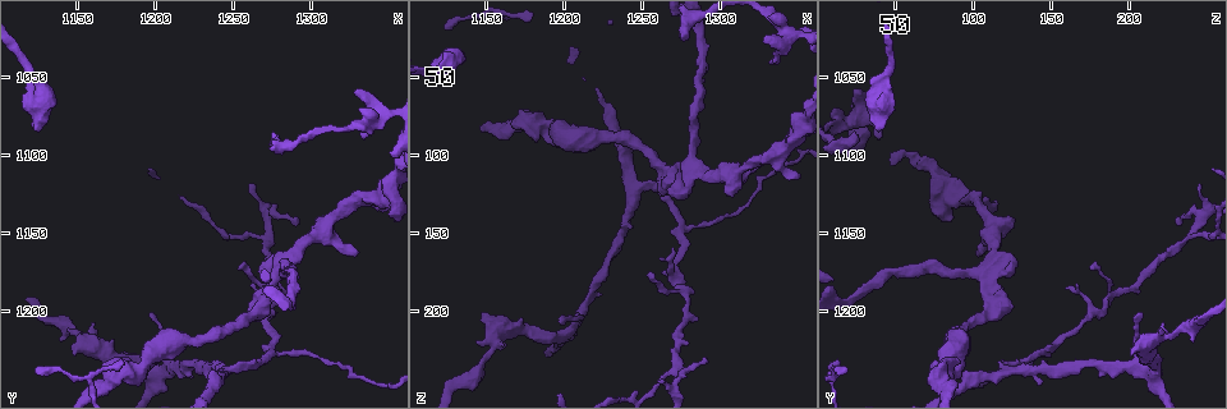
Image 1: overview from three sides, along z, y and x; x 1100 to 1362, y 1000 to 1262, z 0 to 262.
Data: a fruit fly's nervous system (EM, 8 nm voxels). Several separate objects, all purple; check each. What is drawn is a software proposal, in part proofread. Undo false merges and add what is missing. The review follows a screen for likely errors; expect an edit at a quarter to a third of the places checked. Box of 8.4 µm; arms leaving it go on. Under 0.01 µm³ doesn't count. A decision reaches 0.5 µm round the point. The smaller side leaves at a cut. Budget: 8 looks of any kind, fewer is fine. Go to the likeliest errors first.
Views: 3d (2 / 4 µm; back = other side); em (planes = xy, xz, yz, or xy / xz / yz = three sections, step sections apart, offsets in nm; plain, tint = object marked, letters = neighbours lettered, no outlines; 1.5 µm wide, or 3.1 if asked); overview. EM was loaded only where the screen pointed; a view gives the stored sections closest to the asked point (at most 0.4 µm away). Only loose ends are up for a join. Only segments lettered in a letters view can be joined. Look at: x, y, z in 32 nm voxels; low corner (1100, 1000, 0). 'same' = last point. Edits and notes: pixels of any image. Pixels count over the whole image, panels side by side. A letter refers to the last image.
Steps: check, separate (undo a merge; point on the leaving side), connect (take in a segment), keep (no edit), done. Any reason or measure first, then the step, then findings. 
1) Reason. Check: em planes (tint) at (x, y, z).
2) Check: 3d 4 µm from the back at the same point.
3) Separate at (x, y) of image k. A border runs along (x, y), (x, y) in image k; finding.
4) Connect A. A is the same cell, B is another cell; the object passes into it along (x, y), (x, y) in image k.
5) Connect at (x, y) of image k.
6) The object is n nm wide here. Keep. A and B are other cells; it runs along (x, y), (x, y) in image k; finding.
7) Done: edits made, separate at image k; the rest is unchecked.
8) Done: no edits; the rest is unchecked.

Calibre changes. Check: 3d 2 µm at (1120, 1048, 46).

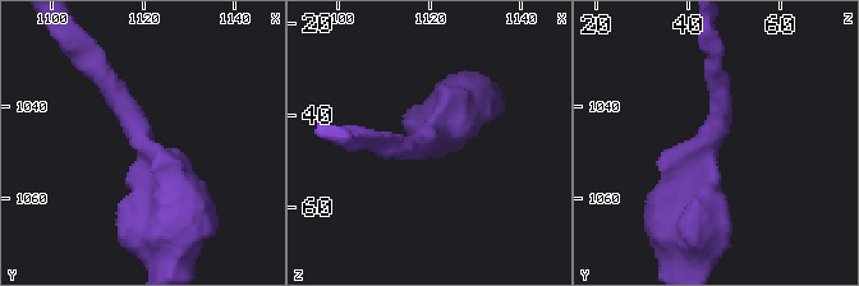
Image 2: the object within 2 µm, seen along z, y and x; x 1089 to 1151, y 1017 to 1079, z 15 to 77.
Shape alone is not enough. Check: em planes (letters) at (1121, 1047, 44).

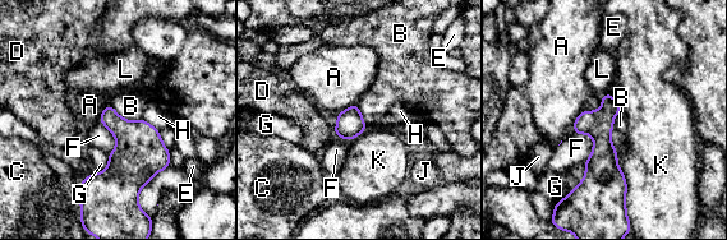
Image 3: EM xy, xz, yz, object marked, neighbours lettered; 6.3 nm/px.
The object is 140 nm wide here. Keep. A, B, C, D, E, F, G, H, J, K and L are other cells; a border runs along (620, 111), (611, 134), (616, 153) in image 3; all the same cell.

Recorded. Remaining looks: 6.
Three-way junction. Check: 3d 2 µm at (1274, 1226, 142).

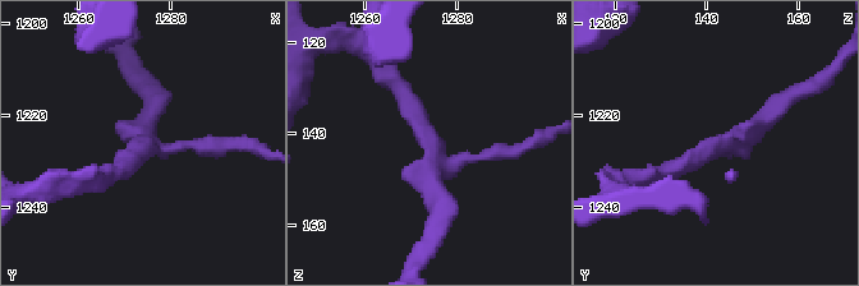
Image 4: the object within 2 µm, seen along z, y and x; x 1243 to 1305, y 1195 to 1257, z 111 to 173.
3 arms meet here. Check: em planes (plain) at (1275, 1227, 142).

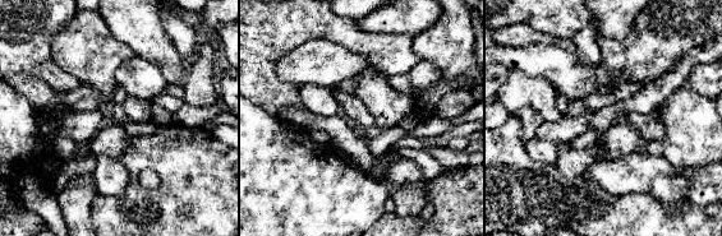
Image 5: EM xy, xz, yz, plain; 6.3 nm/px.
See the neighbours. Check: em planes (letters) at the same point.

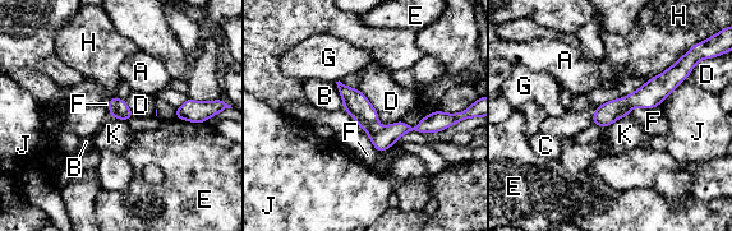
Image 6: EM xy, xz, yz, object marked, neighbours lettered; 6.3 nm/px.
The object is 120 nm wide here. Keep. A, B, C, D, E, F, G, H, J and K are other cells; a border runs along (358, 89), (381, 126), (401, 120) in image 6; one cell here.

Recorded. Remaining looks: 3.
Tapers out. Check: em yz step 8 (tint) at (1288, 1146, 234).

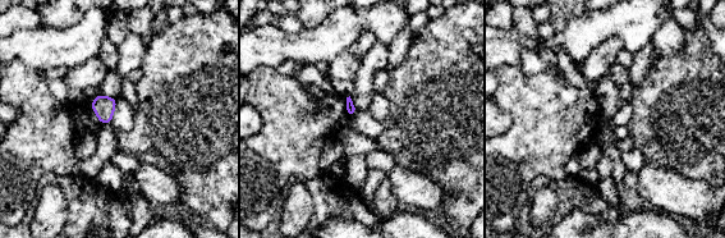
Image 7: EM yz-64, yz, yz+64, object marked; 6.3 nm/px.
Cut it another way. Check: em planes (letters) at the same point.

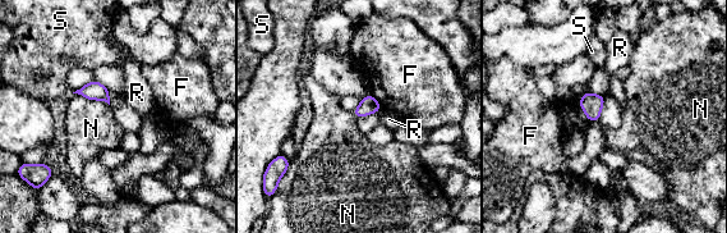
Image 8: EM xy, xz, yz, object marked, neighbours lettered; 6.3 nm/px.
Keep. F, N, R and S are other cells; a border runs along (73, 92), (104, 100), (109, 105) in image 8; no lettered segment goes on from it.

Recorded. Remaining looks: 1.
Done: no edits; the rest is unchecked.

